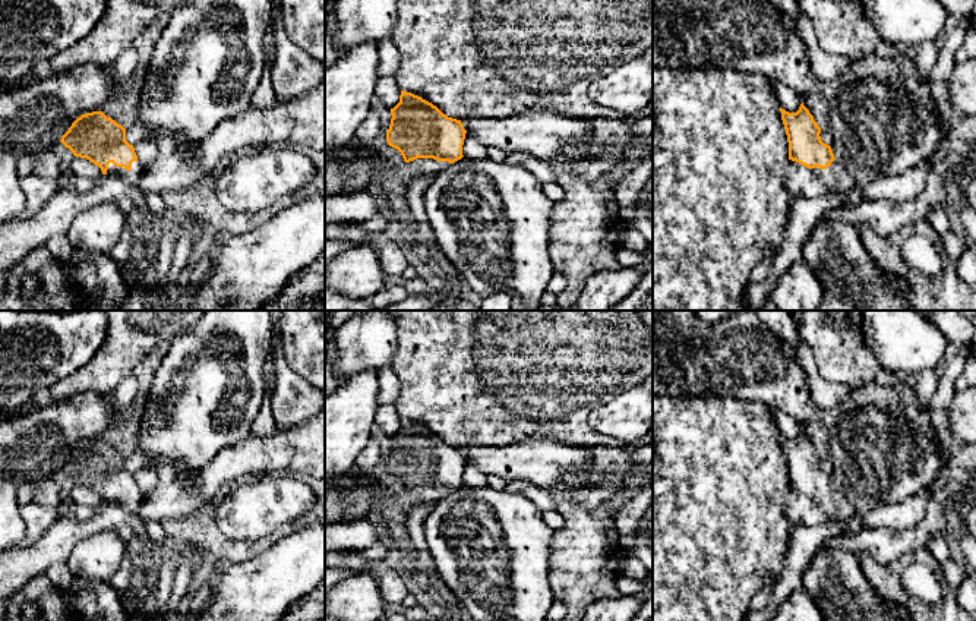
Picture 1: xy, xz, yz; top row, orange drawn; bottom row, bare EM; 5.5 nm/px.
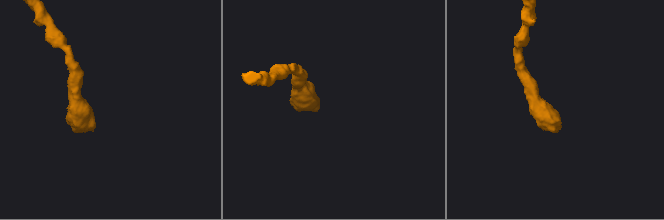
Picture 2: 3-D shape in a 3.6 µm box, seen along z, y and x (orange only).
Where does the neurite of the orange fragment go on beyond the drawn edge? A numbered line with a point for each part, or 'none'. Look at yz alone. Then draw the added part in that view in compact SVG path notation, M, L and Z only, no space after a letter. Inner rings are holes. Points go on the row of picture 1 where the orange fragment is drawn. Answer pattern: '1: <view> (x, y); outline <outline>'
1: yz (837, 180); outline M837 160L824 170L815 167L812 171L817 173L819 180L825 185L827 193L843 195L850 189L855 189L855 180Z

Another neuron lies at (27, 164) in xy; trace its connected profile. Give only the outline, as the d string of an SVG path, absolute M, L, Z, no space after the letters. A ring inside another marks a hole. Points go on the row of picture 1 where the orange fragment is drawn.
M26 155L18 160L19 179L35 173L35 167L41 158L37 155Z

